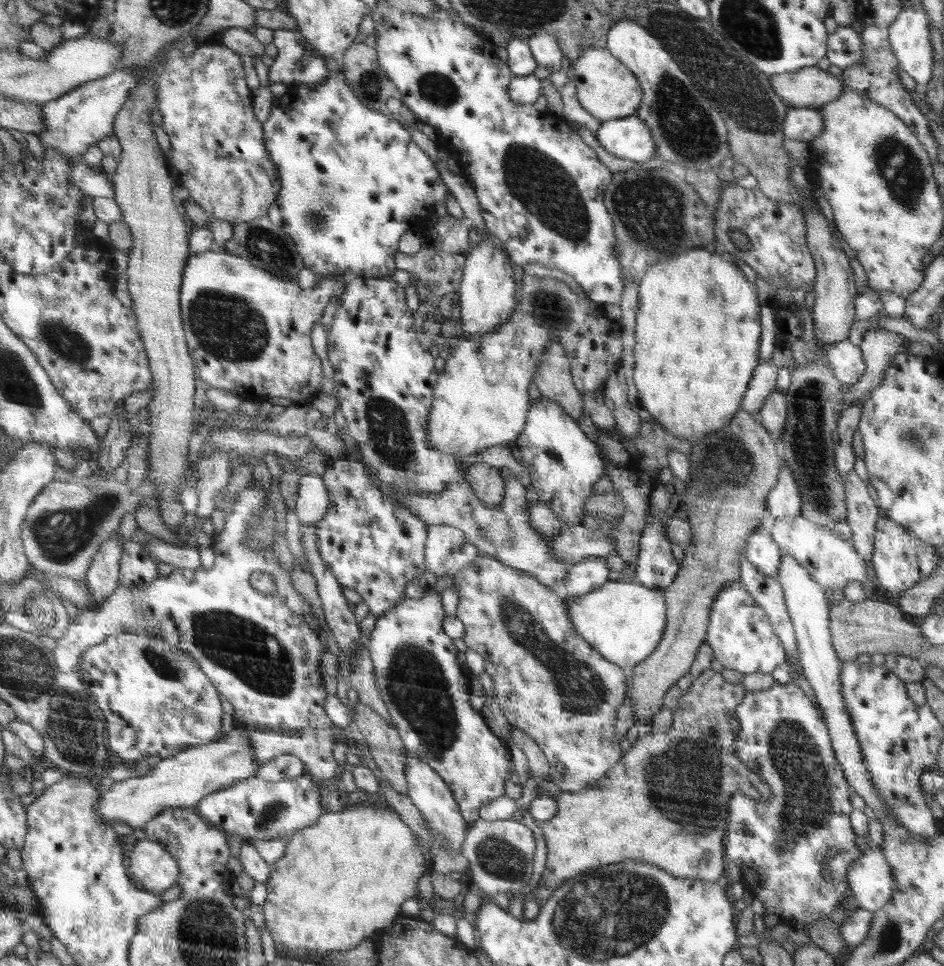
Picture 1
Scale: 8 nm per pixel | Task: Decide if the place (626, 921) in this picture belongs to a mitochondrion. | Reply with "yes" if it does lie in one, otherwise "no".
yes

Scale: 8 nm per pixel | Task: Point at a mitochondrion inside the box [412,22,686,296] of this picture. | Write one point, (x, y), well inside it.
(542, 185)

